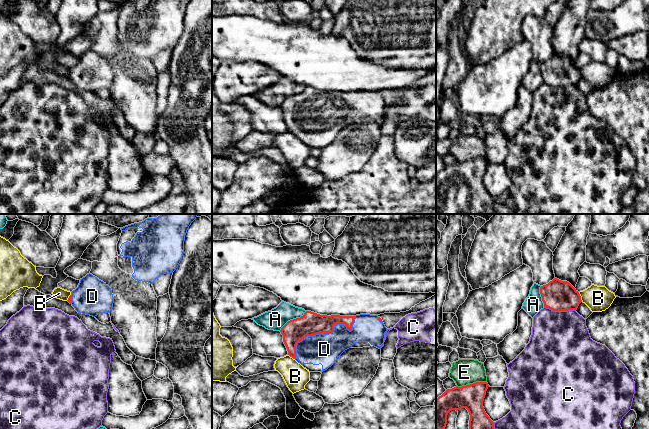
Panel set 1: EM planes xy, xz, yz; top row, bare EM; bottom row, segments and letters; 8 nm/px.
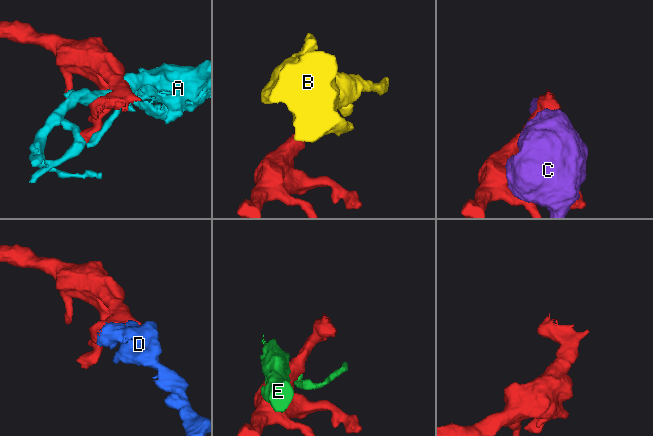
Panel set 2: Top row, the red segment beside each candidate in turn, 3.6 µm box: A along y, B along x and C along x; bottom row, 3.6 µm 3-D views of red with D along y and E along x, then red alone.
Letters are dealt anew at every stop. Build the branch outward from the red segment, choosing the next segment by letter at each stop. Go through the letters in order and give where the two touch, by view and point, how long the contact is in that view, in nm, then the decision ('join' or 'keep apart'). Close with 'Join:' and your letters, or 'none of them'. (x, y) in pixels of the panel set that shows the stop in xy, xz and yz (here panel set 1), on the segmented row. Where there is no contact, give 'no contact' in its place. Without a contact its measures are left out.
A: contact xz (293, 319); length 280 nm; keep apart
B: contact yz (580, 297); length 90 nm; keep apart
C: contact yz (560, 310); length 260 nm; keep apart
D: contact xz (324, 333); length 600 nm; join
E: contact yz (471, 384); length 240 nm; keep apart
Join: D

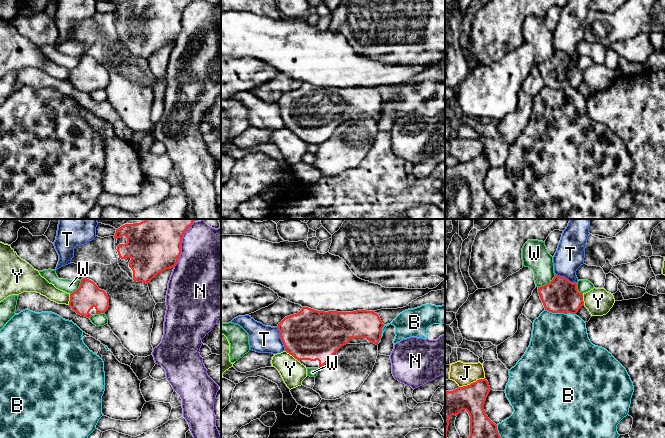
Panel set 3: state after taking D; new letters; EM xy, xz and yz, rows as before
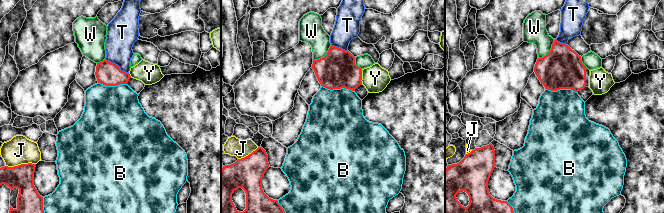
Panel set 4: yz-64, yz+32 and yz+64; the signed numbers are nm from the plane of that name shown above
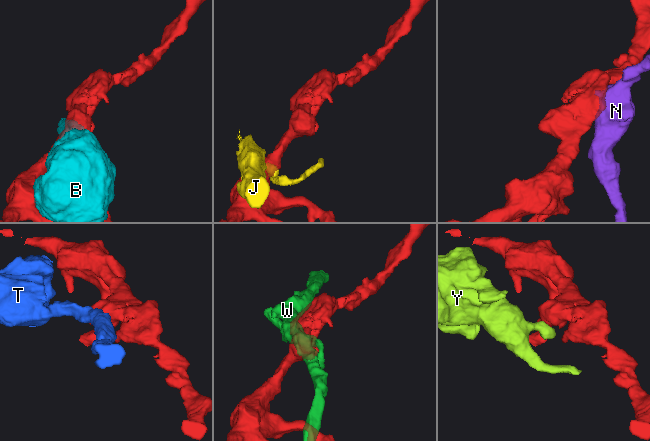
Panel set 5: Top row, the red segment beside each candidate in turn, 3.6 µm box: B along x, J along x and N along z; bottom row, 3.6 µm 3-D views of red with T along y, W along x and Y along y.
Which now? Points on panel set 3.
B: contact yz (560, 312); length 260 nm; keep apart
J: contact yz (471, 383); length 220 nm; keep apart
N: contact xy (180, 245); length 400 nm; keep apart
T: contact xz (281, 339); length 200 nm; keep apart
W: contact yz (547, 284); length 170 nm; keep apart
Y: contact xz (292, 355); length 140 nm; keep apart
Join: none of them

